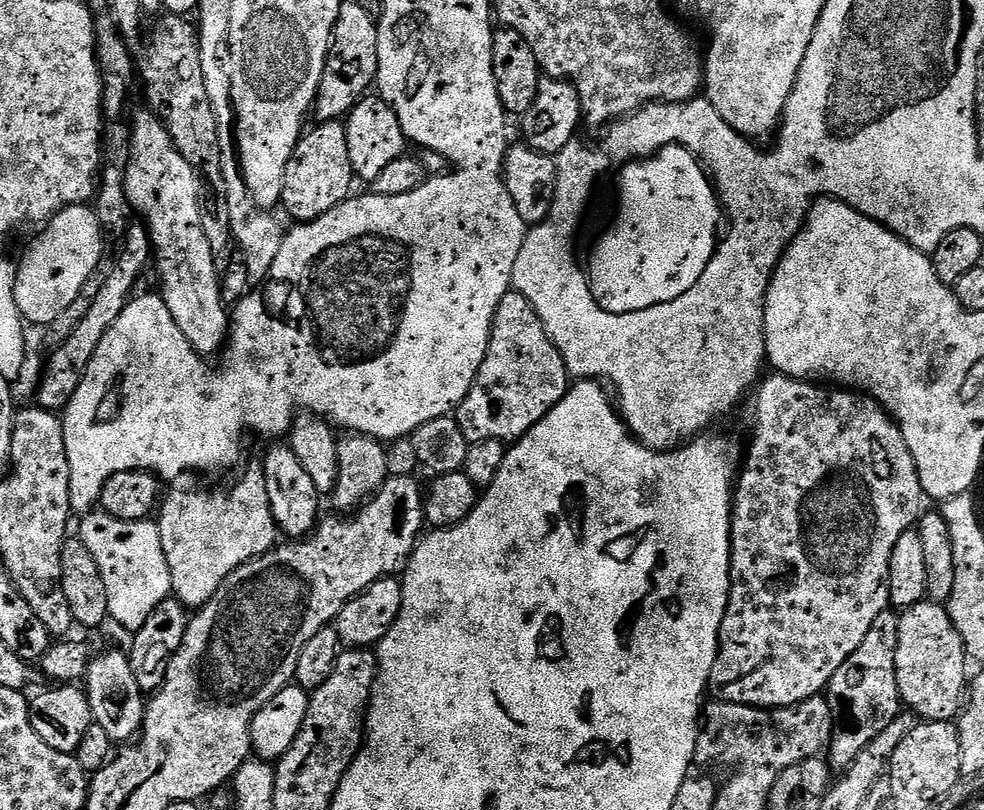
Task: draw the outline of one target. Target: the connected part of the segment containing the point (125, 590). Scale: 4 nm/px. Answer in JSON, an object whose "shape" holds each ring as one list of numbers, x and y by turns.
{"shape":[[102,510,95,511,81,522,78,539,85,544,86,549,94,558,94,562,98,562,98,570,102,570,102,582,106,582,108,615,111,623,121,624,128,634,135,634,158,610,160,604,172,596,170,566,166,566,166,554,162,550,160,525,152,518,138,522,126,522,106,514]]}

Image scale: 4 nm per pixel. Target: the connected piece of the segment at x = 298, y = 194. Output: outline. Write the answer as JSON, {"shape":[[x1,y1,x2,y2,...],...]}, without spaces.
{"shape":[[323,121,311,132,305,133,296,145,296,154,287,166,284,179,283,208,294,218,297,223,308,223,317,220,322,214,328,213,336,205,340,205,351,197,352,182,356,180,355,172,350,162,349,140,347,127,339,121]]}

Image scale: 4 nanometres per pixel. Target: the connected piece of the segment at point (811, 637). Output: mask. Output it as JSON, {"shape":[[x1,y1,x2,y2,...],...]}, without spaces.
{"shape":[[772,374,769,380,767,378,761,379,755,392,756,409,752,412,752,424,756,429,752,432,752,441,749,442,748,448,746,444,746,459,739,469,738,479,734,485,734,495,732,497,732,557,730,558,728,609,726,610,724,621,720,627,720,652,716,655,714,670,708,679,708,692,712,700,741,704,742,706,750,706,751,708,789,708,795,704,806,702,811,696,821,695,827,689,828,683,834,678,836,671,842,666,842,662,846,662,846,658,850,658,850,654,854,654,854,650,858,650,858,646,862,646,862,642,866,642,866,634,870,634,870,626,874,626,874,618,878,618,878,614,889,611,890,605,888,599,890,598,890,586,888,585,888,579,890,578,890,554,894,554,894,546,898,546,898,538,902,538,902,534,909,532,913,525,919,521,922,515,920,503,925,503,926,497,924,487,921,486,920,479,918,478,916,463,910,454,910,450,906,446,906,442,902,438,899,424,871,396,861,394,856,390,841,390,836,386,821,386,816,382,795,380,789,376,779,374]]}

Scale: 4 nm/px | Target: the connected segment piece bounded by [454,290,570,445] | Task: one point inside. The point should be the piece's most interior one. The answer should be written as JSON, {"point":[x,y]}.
{"point":[522,378]}

